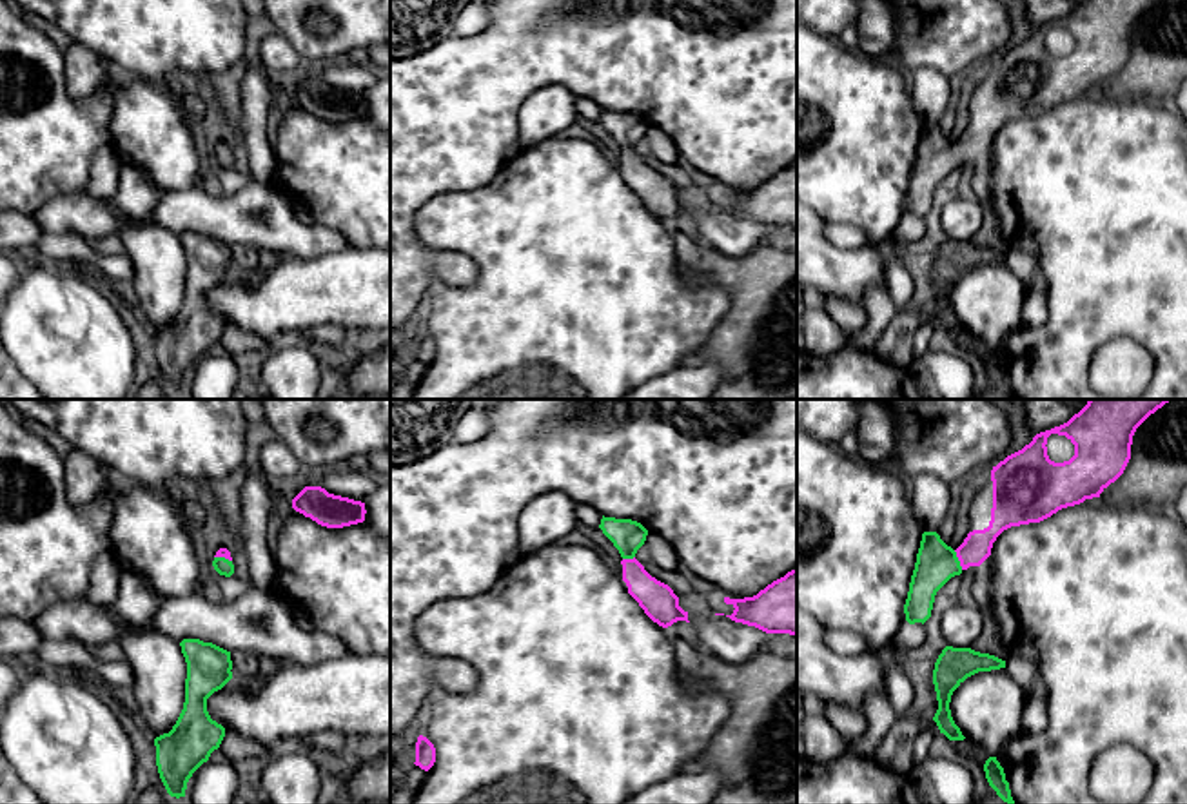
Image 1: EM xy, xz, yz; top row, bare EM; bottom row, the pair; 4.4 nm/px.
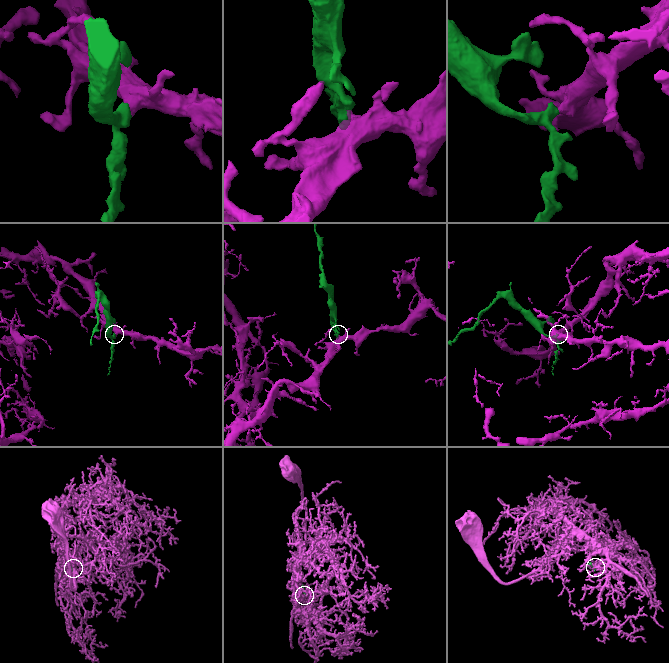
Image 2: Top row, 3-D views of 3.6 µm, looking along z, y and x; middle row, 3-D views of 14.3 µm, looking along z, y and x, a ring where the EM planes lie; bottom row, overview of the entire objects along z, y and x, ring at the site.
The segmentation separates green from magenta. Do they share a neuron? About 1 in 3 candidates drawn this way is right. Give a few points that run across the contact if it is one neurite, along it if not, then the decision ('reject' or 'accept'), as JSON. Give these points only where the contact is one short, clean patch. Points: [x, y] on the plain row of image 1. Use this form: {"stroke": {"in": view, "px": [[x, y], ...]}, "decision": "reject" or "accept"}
{"stroke": {"in": "yz", "px": [[937, 156], [957, 153], [977, 140]]}, "decision": "accept"}

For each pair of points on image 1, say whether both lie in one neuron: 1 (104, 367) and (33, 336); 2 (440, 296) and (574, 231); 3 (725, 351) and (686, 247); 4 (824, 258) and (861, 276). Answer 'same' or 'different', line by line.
1: same
2: same
3: same
4: same

